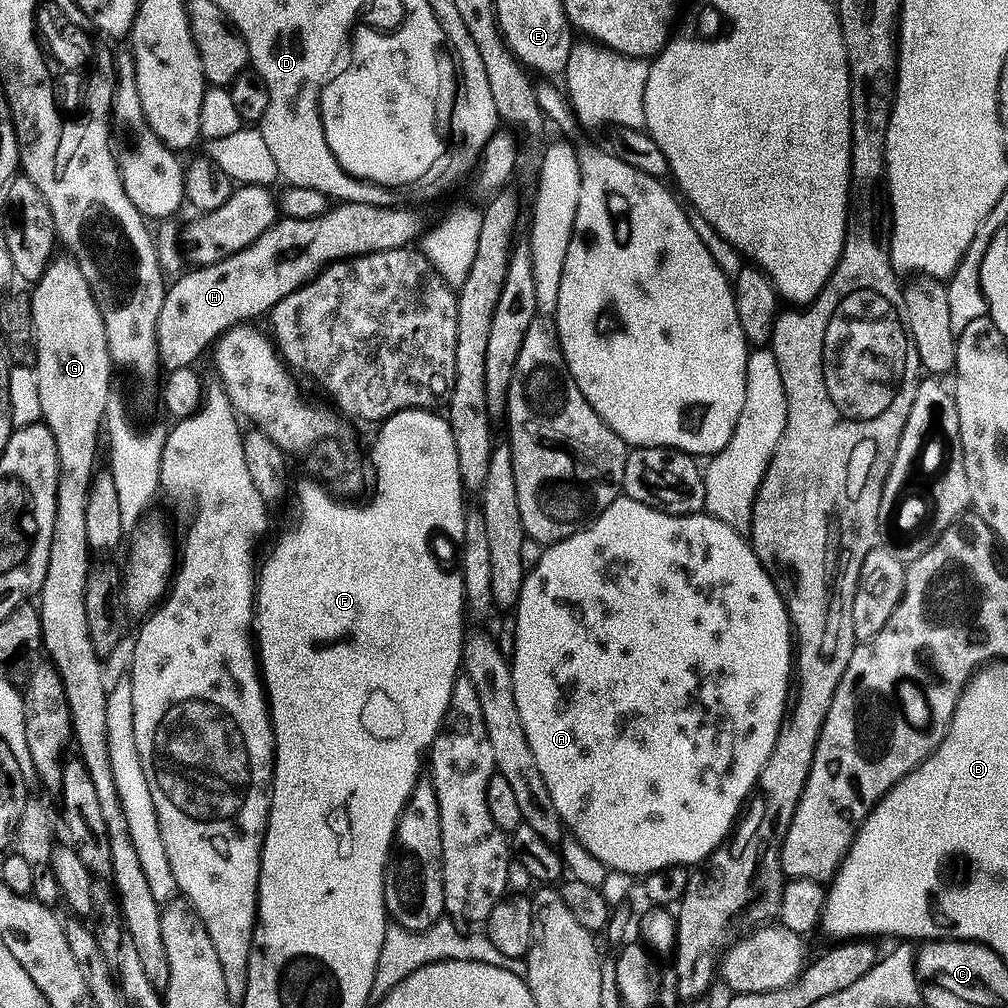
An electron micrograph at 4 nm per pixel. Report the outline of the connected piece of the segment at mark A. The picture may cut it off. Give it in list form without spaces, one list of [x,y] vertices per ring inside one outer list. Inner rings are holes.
[[[621,498],[612,503],[597,520],[592,521],[583,532],[574,534],[562,542],[545,547],[544,560],[531,569],[524,577],[524,589],[520,601],[514,609],[516,615],[516,653],[510,656],[514,698],[517,699],[518,714],[521,715],[522,726],[525,727],[526,739],[530,750],[534,752],[534,759],[545,779],[546,787],[550,792],[554,806],[561,815],[565,829],[581,842],[598,861],[614,872],[625,872],[633,878],[647,878],[654,872],[667,872],[670,868],[684,868],[700,866],[721,845],[733,835],[742,813],[745,811],[750,797],[757,791],[760,775],[770,762],[770,754],[774,754],[774,746],[778,742],[780,727],[784,725],[786,709],[790,703],[790,685],[794,680],[794,629],[788,618],[788,608],[784,604],[772,575],[758,562],[756,552],[751,543],[741,533],[734,531],[730,526],[718,522],[713,516],[701,514],[699,516],[671,516],[665,512],[654,510],[642,502],[634,502]]]

